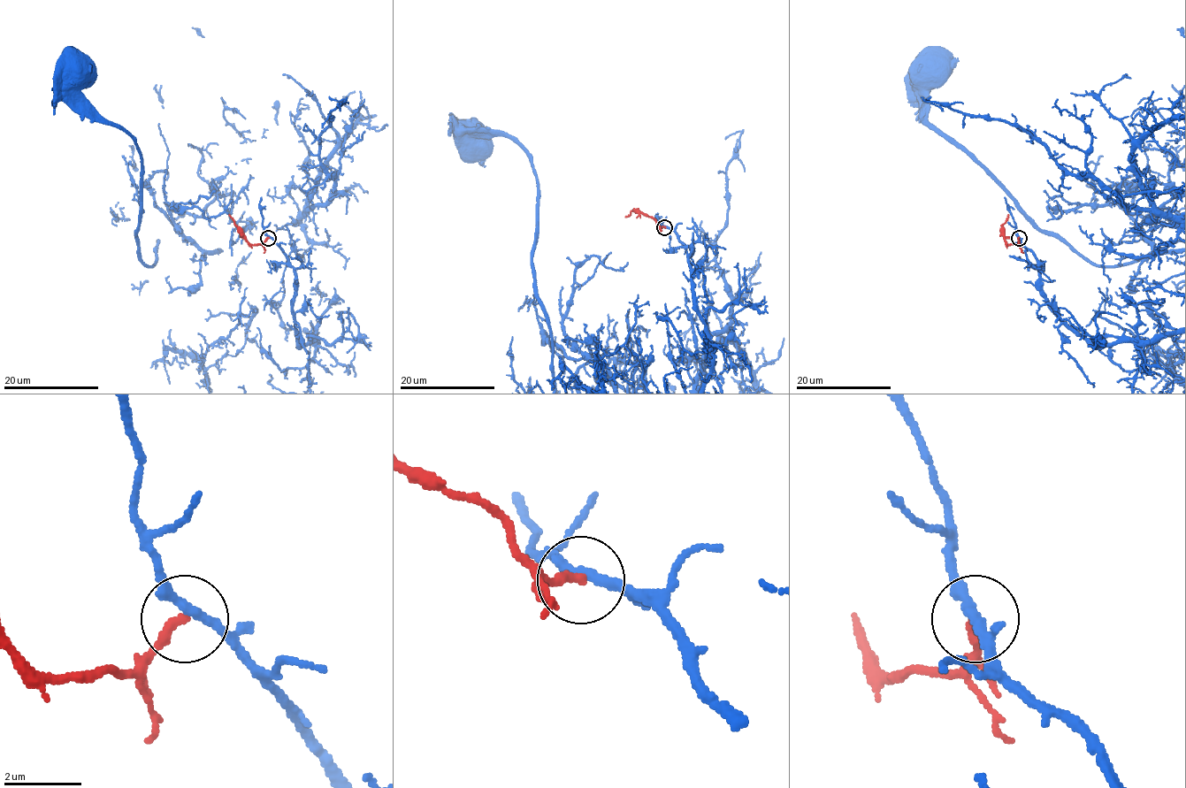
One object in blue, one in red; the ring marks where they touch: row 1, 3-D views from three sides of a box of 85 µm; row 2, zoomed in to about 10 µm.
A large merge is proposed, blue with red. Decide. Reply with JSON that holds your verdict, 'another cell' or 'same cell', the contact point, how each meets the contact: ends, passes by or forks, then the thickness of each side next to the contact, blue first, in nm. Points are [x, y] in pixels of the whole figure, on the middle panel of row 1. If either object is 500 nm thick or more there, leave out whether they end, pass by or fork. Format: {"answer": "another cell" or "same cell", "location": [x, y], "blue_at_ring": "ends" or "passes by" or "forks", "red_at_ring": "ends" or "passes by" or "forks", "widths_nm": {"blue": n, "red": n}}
{"answer": "another cell", "location": [664, 227], "blue_at_ring": "passes by", "red_at_ring": "ends", "widths_nm": {"blue": 260, "red": 280}}

